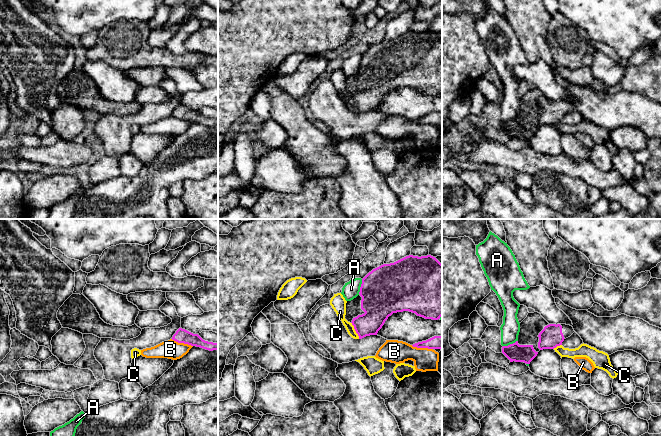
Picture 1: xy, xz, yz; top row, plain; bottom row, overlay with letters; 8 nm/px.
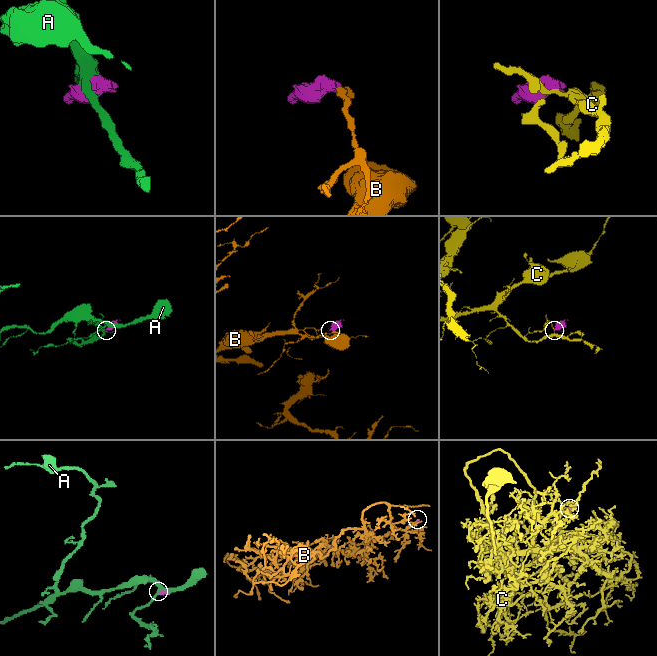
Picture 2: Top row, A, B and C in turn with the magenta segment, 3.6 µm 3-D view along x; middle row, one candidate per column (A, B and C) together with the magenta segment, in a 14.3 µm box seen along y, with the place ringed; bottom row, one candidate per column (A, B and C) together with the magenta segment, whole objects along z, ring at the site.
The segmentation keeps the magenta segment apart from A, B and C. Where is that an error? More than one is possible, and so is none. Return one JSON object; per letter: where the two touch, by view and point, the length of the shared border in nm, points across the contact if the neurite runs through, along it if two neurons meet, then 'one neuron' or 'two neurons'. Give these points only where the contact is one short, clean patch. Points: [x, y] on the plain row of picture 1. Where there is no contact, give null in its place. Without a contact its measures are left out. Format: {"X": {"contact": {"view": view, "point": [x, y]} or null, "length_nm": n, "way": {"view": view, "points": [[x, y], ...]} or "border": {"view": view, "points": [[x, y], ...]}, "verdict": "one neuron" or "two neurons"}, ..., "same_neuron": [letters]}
{"A": {"contact": {"view": "xz", "point": [361, 62]}, "length_nm": 120, "verdict": "two neurons"}, "B": {"contact": {"view": "xy", "point": [182, 118]}, "length_nm": 190, "border": {"view": "xy", "points": [[171, 115], [192, 122]]}, "verdict": "two neurons"}, "C": {"contact": {"view": "xz", "point": [355, 106]}, "length_nm": 150, "border": {"view": "xz", "points": [[351, 98], [359, 114]]}, "verdict": "two neurons"}, "same_neuron": []}

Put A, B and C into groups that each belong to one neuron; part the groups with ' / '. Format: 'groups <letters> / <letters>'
groups A / B / C

